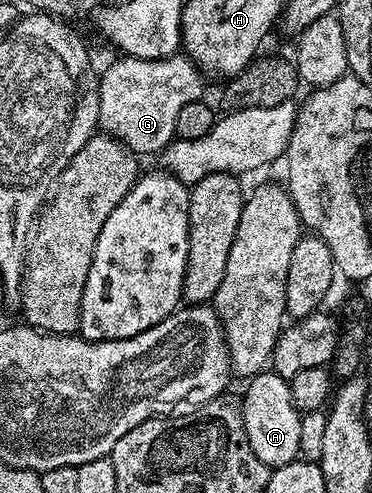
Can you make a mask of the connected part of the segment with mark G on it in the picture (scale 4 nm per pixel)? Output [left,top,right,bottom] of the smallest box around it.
[97,55,206,155]

